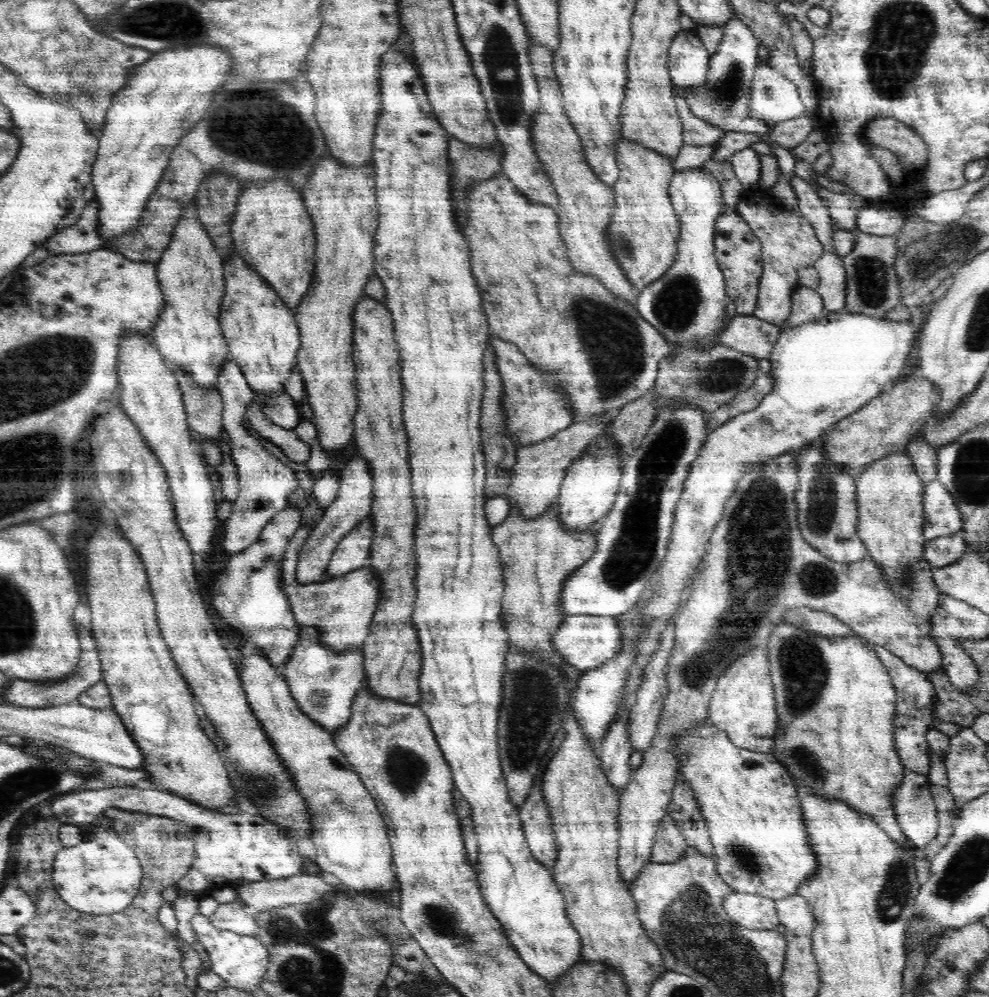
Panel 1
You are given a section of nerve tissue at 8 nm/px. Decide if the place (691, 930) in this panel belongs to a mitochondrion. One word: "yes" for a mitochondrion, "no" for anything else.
yes

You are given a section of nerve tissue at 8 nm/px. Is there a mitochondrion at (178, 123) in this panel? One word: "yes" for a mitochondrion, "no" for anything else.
yes

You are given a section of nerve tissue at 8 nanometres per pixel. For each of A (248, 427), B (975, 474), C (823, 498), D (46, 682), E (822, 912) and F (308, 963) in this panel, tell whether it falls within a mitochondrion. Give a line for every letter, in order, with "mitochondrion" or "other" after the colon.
A: other
B: mitochondrion
C: mitochondrion
D: other
E: other
F: mitochondrion

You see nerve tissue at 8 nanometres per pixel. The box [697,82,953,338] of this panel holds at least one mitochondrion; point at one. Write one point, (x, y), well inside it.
(870, 276)

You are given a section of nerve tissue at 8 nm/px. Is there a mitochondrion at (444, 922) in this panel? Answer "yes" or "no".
yes

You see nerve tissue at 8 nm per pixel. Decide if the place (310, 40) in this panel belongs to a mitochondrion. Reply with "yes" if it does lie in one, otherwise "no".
no

